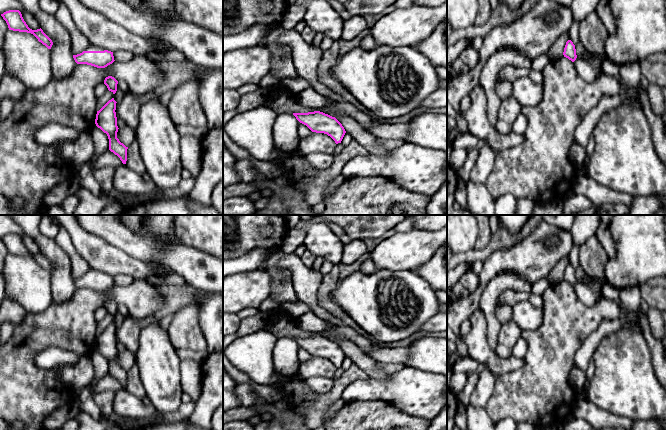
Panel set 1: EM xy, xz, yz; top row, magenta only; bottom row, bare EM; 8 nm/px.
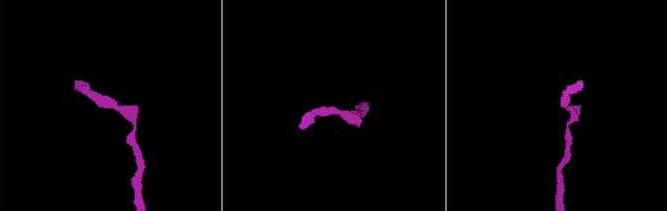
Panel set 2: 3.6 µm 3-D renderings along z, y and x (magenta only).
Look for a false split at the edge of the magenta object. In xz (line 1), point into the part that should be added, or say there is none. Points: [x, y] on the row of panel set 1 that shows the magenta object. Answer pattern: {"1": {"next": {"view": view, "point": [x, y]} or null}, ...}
{"1": {"next": null}}

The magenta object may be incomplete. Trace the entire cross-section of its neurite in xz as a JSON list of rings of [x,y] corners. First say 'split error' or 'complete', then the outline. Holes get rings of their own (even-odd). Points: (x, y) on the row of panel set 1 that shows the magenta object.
complete; [[[323,112],[293,113],[293,115],[312,132],[327,134],[336,144],[341,143],[346,133],[342,124],[335,117]]]

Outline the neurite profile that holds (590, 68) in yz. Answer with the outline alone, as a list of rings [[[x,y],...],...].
[[[587,51],[587,57],[578,57],[573,62],[579,77],[587,83],[593,83],[603,74],[604,60]]]

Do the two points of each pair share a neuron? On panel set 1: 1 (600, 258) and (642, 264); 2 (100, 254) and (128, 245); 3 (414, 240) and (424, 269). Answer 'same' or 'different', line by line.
1: different
2: different
3: different

